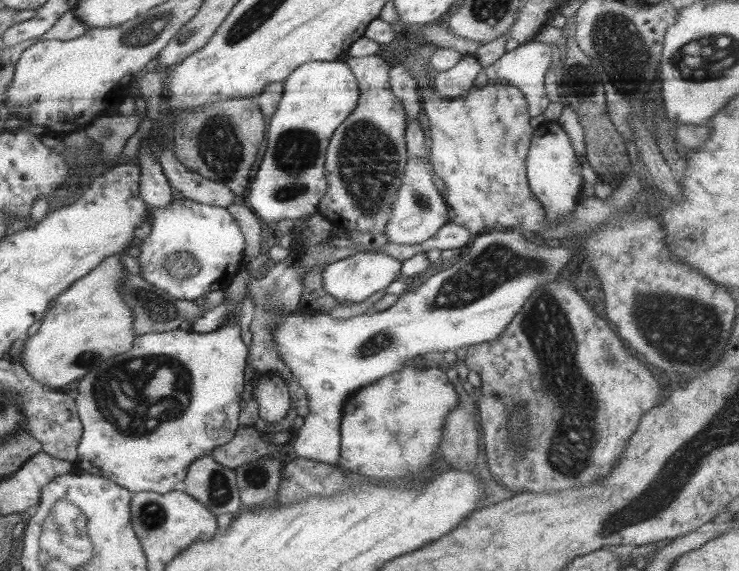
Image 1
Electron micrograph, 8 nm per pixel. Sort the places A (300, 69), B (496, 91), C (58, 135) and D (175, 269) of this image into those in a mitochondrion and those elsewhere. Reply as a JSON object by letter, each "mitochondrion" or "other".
{"A":"other","B":"other","C":"other","D":"mitochondrion"}

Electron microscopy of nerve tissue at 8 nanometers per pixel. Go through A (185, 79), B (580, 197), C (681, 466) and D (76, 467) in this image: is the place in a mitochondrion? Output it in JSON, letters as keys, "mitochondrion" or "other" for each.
{"A":"other","B":"other","C":"mitochondrion","D":"other"}

